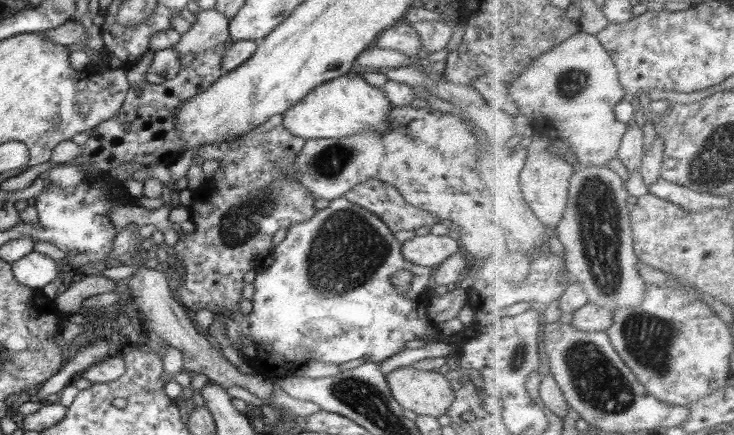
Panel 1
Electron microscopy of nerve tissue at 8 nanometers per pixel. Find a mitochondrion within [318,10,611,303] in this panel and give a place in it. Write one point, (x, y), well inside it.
(573, 82)

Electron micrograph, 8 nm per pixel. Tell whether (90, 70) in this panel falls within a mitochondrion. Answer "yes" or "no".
no

